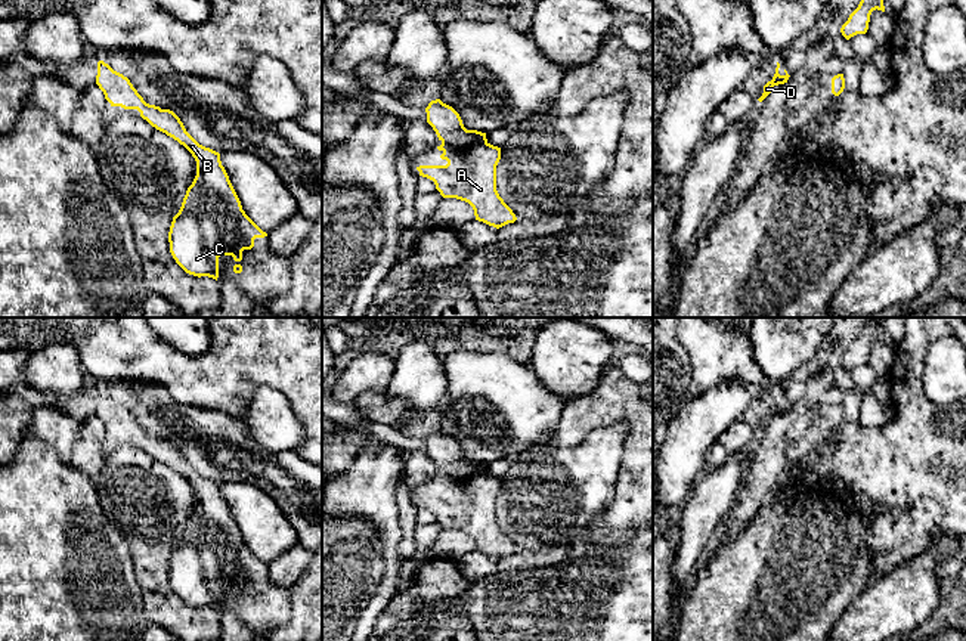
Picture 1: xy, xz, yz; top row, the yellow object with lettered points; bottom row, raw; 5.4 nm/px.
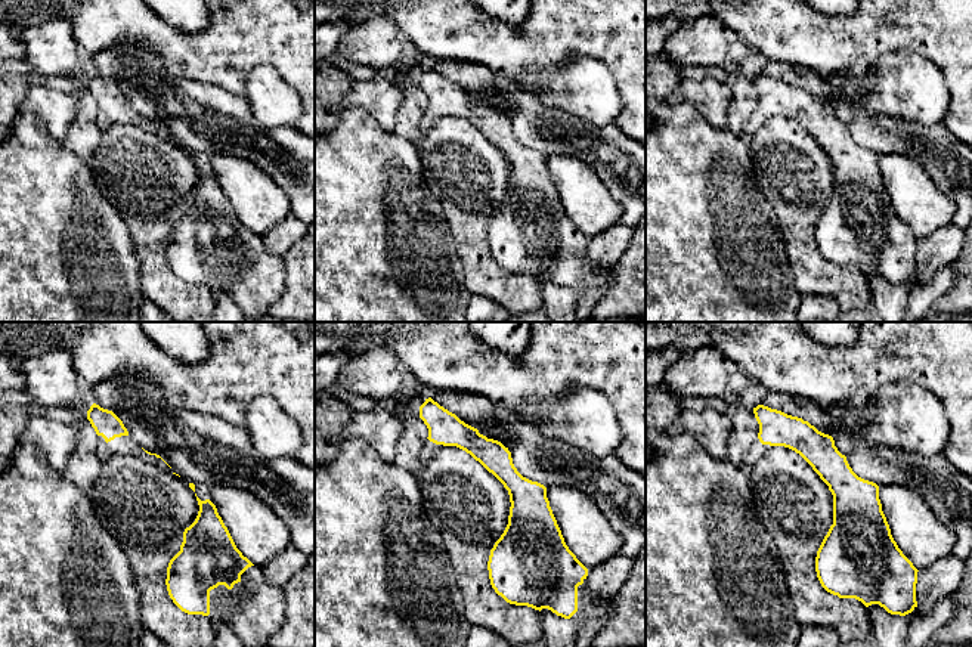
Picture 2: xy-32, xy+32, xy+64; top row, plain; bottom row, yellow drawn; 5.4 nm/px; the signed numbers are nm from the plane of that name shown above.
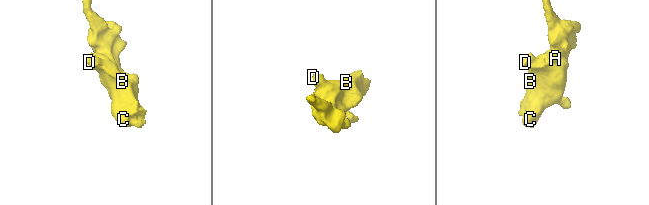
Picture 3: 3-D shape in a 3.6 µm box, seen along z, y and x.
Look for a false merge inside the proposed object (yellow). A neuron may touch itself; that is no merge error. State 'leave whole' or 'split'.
leave whole

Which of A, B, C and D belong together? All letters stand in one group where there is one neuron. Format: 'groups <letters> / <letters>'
groups A B C D

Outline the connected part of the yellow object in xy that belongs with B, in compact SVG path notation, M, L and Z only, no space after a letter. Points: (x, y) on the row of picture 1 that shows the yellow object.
M103 61L97 62L96 84L111 106L137 109L143 120L183 145L196 161L196 176L168 232L176 263L189 275L217 281L219 257L232 256L236 261L233 272L241 273L242 251L251 250L254 239L267 233L242 210L220 154L199 145L173 111L146 103L130 80Z

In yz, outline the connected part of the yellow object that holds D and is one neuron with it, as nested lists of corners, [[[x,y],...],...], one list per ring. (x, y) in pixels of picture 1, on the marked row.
[[[777,62],[775,74],[774,74],[773,80],[768,81],[768,83],[764,86],[764,93],[762,93],[762,96],[758,99],[759,102],[762,102],[762,100],[771,93],[771,90],[773,90],[774,86],[787,83],[787,80],[789,80],[790,75],[787,74],[786,69],[784,69],[786,74],[784,74],[784,75],[780,75],[780,74],[778,74],[778,68],[780,68],[780,64]]]

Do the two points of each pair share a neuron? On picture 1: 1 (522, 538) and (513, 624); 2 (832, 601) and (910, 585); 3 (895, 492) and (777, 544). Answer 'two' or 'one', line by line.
1: two
2: two
3: two

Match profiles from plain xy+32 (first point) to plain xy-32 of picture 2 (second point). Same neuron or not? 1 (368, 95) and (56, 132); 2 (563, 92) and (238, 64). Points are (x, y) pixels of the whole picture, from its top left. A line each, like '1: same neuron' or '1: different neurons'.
1: same neuron
2: different neurons

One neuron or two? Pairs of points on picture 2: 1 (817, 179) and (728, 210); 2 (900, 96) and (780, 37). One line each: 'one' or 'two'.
1: two
2: two

